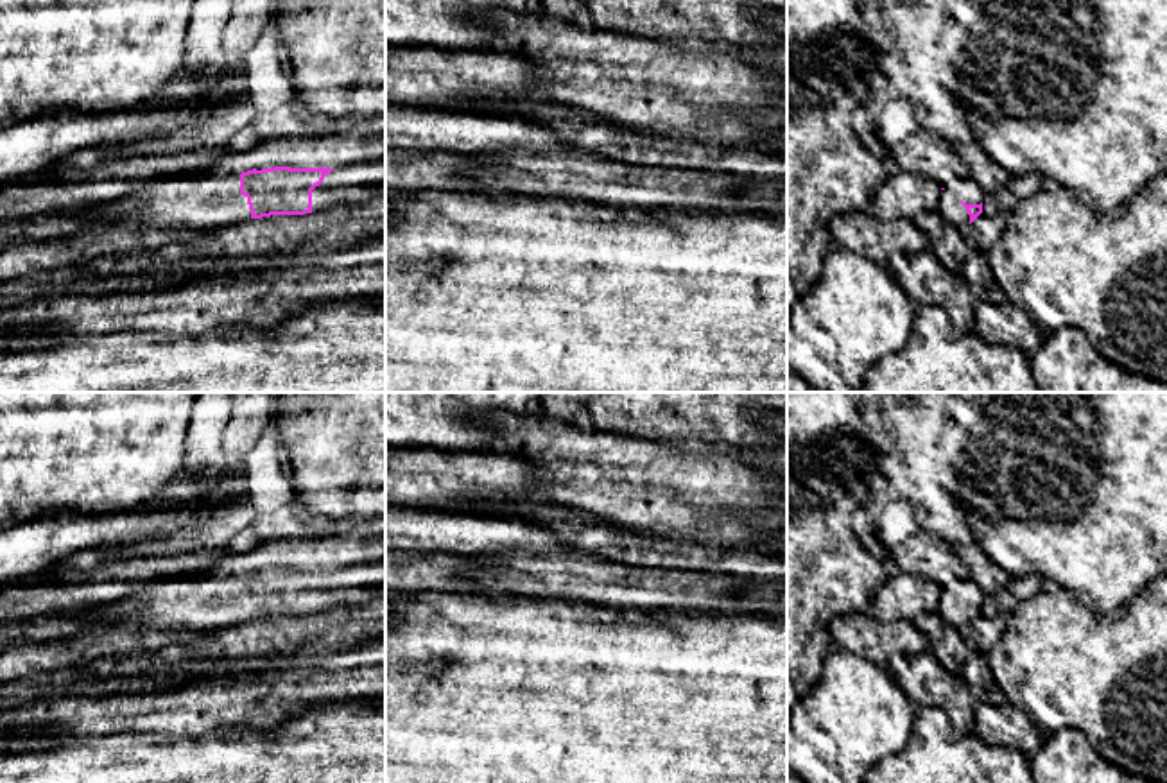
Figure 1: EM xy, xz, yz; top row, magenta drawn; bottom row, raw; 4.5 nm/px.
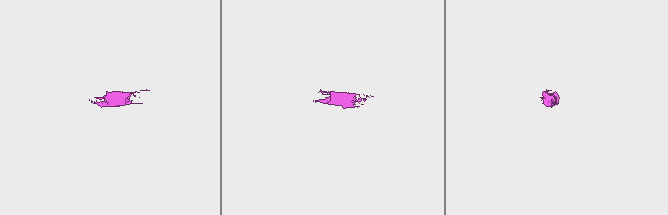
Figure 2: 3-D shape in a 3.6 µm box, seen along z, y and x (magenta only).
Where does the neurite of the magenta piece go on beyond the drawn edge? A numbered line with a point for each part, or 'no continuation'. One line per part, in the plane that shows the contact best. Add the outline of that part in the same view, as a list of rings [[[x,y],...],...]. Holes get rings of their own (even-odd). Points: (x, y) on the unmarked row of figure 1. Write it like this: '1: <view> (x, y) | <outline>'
1: xy (354, 585) | [[[385,561],[337,568],[312,591],[312,613],[335,606],[359,606],[385,591]]]
2: xy (126, 613) | [[[120,597],[117,602],[68,613],[84,624],[93,624],[95,632],[129,631],[138,627],[179,627],[190,631],[208,631],[249,622],[247,598],[181,597],[176,600],[156,600],[143,597]]]

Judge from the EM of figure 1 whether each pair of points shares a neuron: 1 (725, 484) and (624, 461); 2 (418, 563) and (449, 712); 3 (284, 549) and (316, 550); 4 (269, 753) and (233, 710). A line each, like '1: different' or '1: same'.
1: same
2: different
3: same
4: different

